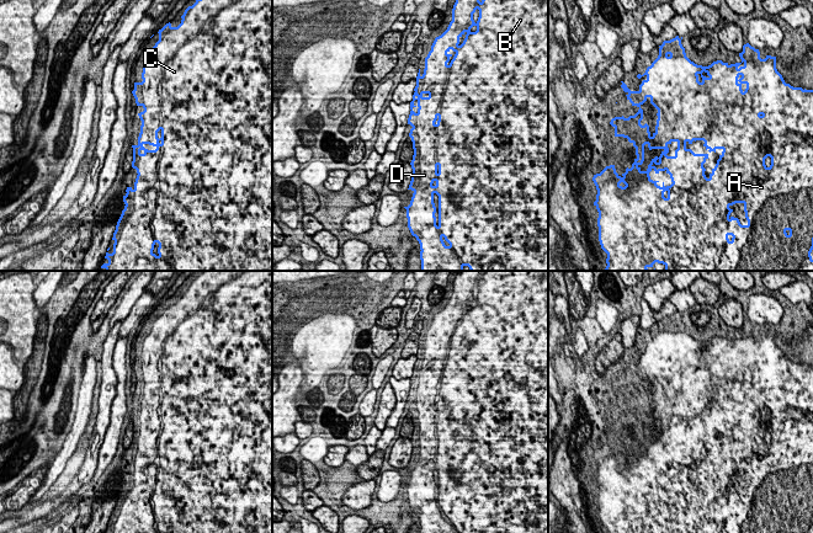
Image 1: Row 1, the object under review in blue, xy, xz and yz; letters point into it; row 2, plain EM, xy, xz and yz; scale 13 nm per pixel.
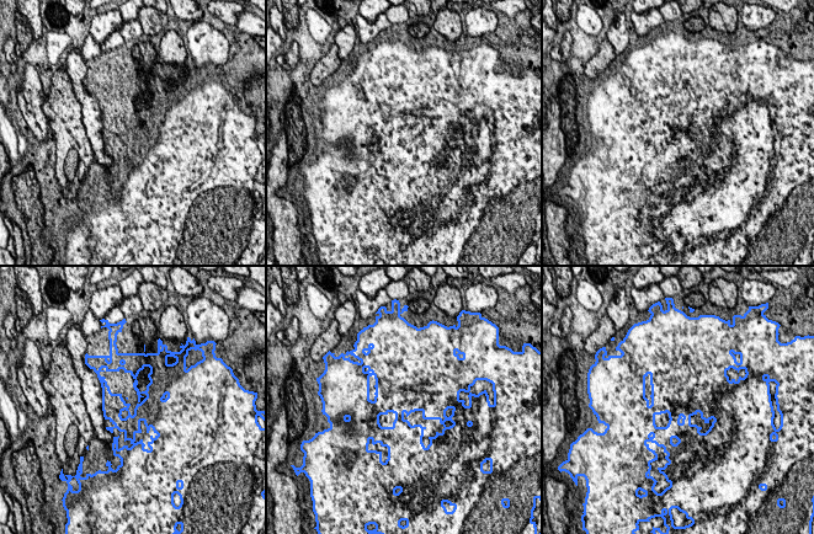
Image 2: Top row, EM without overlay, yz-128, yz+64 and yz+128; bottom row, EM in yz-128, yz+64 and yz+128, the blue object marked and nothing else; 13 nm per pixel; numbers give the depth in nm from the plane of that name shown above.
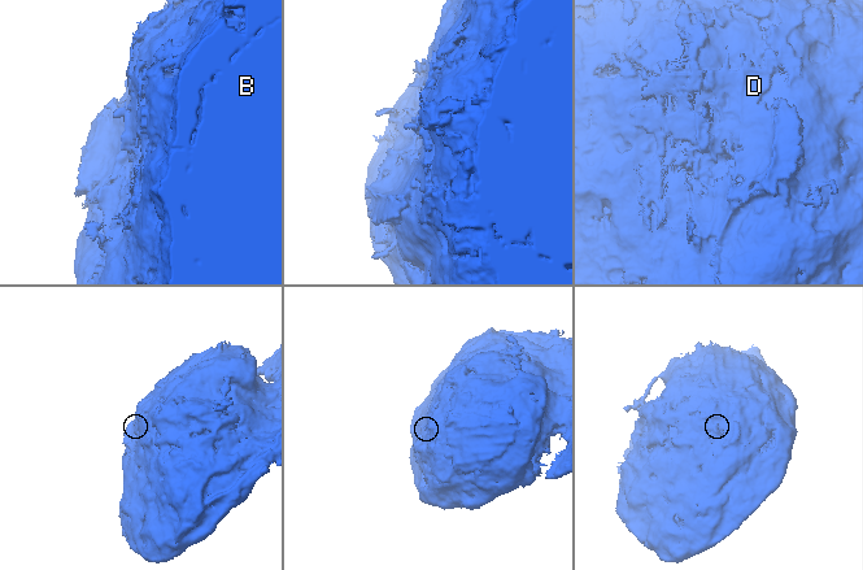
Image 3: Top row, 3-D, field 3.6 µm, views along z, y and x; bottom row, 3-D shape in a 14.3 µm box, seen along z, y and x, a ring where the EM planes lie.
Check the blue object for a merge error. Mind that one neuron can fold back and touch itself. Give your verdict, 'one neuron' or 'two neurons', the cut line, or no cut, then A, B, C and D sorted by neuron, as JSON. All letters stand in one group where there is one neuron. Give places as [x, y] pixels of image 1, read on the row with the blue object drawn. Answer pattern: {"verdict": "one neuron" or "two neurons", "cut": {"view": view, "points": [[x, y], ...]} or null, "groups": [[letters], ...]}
{"verdict": "one neuron", "cut": null, "groups": [["A", "B", "C", "D"]]}

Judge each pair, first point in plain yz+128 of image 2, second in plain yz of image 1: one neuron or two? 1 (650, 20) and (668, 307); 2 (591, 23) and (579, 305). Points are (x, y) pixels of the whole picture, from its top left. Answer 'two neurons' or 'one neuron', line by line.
1: one neuron
2: two neurons

